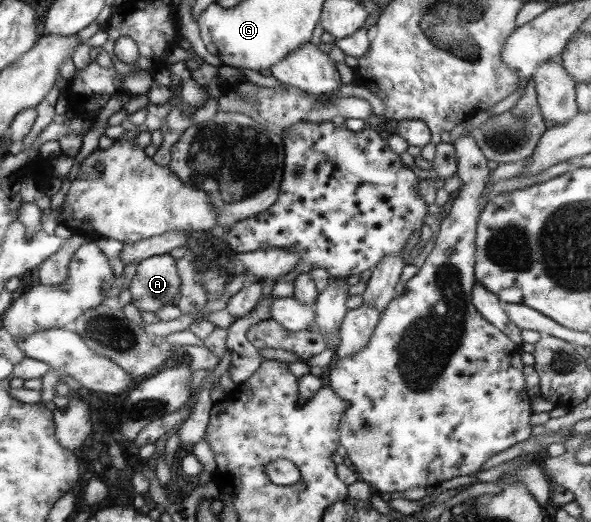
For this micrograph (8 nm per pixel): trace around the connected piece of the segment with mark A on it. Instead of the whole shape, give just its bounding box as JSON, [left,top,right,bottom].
[126,254,181,313]

